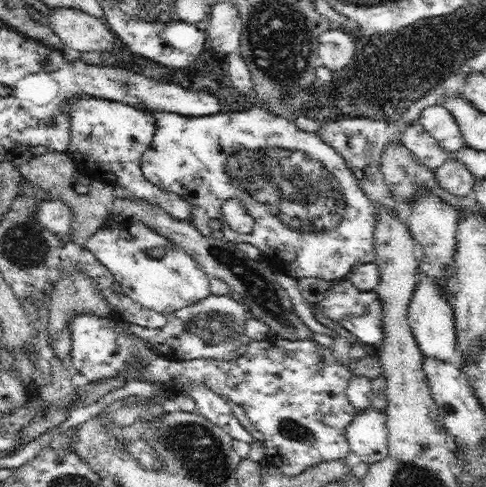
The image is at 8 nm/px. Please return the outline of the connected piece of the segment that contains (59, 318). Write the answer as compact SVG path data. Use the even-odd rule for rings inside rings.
M76 269L62 277L49 296L48 343L54 342L57 334L63 330L71 318L77 314L95 314L99 317L110 316L112 307L98 291L98 285Z

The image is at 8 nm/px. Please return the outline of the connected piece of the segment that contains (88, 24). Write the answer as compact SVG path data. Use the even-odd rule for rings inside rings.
M50 8L49 28L60 37L70 54L116 50L116 33L92 14L74 8Z

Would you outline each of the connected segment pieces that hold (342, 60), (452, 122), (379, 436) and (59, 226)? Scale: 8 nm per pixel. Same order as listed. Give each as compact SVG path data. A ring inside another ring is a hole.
M328 30L318 36L318 57L332 71L344 68L354 58L354 40L342 30Z
M429 106L422 110L418 119L447 153L453 155L467 145L455 116L445 106Z
M370 407L370 410L358 411L350 426L346 428L346 439L354 454L360 458L361 462L368 465L377 463L386 458L388 454L388 430L386 429L387 416L384 411L378 411Z
M63 200L40 201L35 210L35 219L54 234L64 235L71 227L73 212Z

